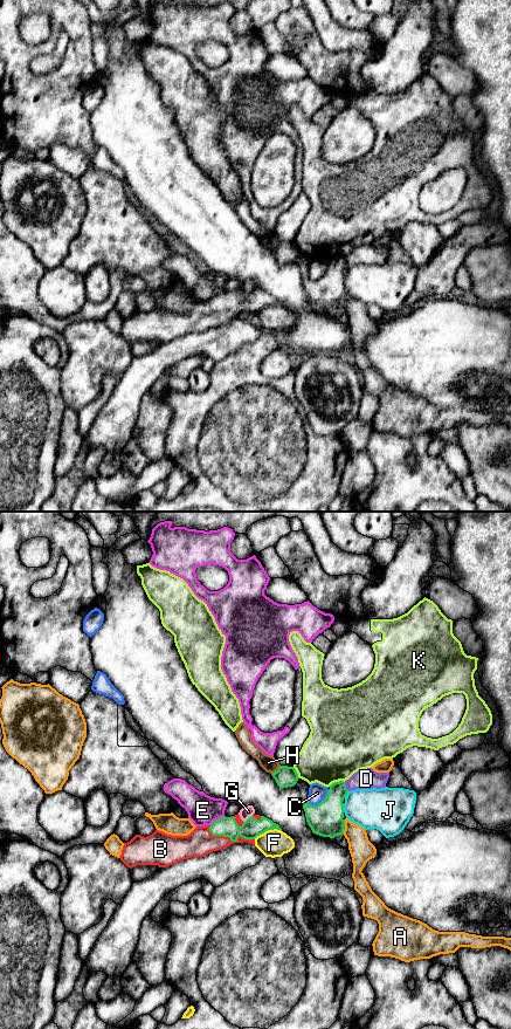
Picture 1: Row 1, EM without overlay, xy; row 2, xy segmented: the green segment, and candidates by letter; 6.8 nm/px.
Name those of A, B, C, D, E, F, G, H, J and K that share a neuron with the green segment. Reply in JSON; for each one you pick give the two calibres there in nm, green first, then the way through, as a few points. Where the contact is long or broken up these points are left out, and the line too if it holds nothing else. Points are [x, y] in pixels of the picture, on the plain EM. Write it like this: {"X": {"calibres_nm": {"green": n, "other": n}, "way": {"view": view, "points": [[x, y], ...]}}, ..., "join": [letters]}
{"B": {"calibres_nm": {"green": 140, "other": 190}}, "join": ["B"]}

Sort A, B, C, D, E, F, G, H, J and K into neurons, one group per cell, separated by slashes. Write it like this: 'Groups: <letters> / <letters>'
Groups: A / B / C / D / E / F H / G / J / K

